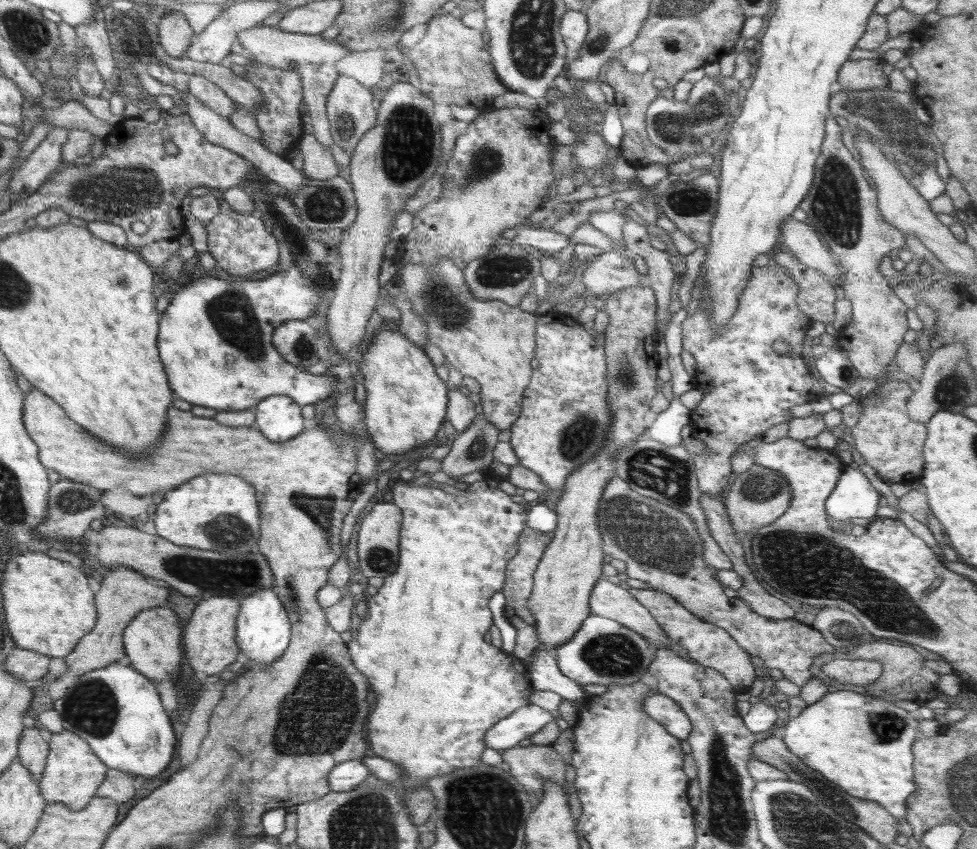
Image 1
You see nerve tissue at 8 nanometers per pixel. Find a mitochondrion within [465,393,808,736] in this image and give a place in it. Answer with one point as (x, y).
(647, 533)

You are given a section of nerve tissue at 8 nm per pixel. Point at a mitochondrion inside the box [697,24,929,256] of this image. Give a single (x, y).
(837, 207)

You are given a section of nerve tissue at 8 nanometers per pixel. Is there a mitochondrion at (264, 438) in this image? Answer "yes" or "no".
no

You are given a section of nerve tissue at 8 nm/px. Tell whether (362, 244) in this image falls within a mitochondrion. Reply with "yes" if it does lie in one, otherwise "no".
no

